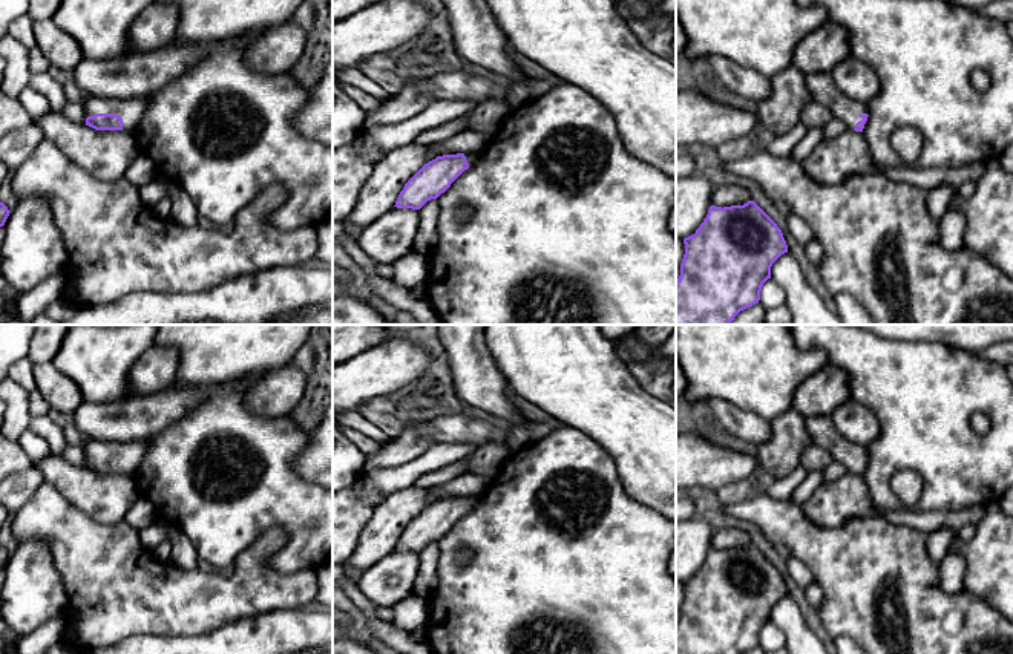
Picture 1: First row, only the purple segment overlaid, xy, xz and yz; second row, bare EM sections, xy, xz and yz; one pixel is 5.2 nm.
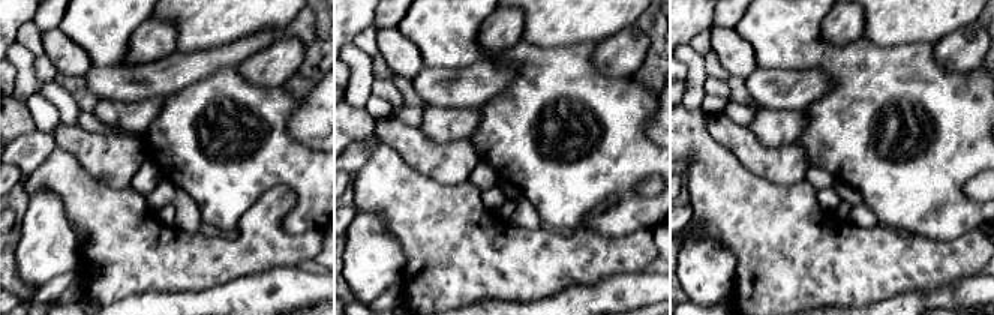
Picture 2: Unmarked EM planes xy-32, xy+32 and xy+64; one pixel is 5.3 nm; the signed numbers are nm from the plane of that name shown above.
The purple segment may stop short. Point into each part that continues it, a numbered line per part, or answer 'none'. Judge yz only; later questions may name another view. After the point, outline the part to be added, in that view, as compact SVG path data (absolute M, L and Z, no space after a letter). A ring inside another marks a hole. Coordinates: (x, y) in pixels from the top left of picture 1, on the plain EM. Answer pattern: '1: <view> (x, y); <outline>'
1: yz (820, 429); M832 417L808 418L805 426L811 443L826 449L851 473L858 464L863 464L861 458L869 455L867 447L854 444L838 433Z

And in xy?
1: xy (132, 452); M89 440L83 449L86 459L93 459L95 456L120 458L123 461L123 473L133 475L147 450L147 440L127 443L104 443L98 440Z

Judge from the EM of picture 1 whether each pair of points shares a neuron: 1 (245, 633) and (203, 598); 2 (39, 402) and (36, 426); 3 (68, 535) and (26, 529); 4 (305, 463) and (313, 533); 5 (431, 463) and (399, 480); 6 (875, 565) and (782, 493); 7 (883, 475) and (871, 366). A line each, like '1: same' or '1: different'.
1: different
2: different
3: same
4: different
5: same
6: different
7: same

